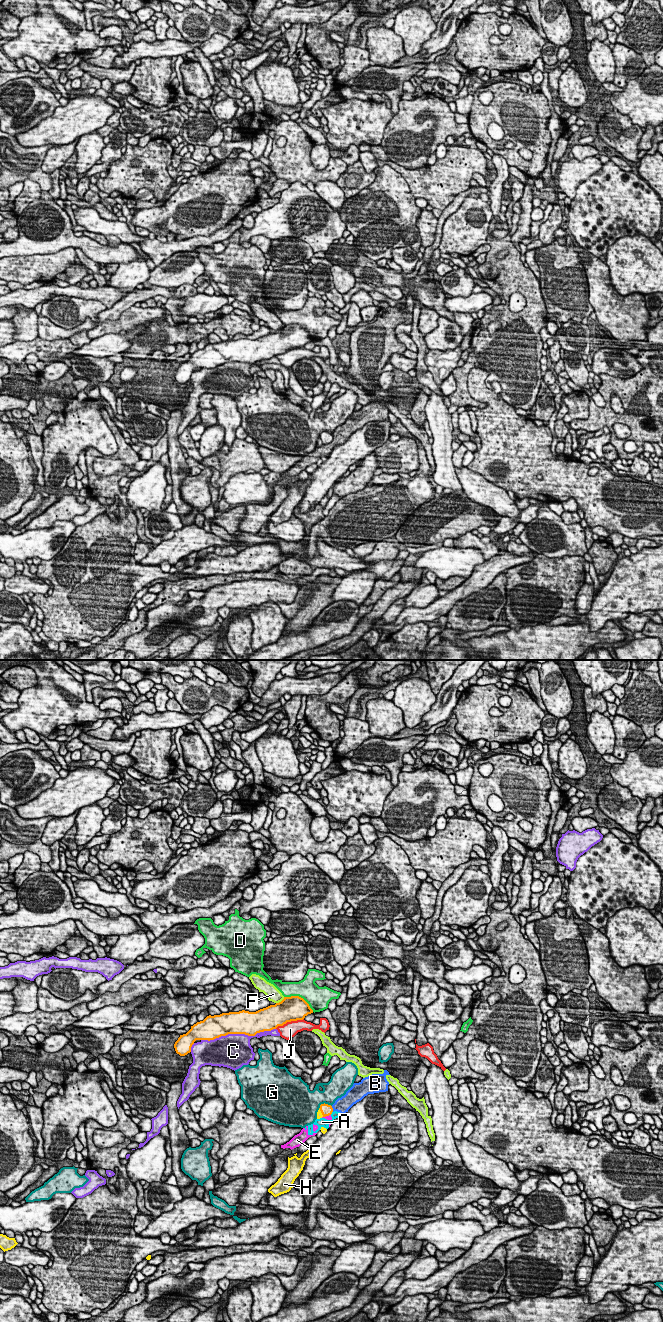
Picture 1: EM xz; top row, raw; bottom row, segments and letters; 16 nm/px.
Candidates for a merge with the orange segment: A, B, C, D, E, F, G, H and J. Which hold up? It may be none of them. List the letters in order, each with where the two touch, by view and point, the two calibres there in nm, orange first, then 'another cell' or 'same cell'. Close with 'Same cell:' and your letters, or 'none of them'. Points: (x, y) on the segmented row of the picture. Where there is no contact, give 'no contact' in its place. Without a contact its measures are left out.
A: xz (331, 1113) | 190/160 nm | another cell
B: xz (332, 1109) | 190/240 nm | another cell
C: xz (238, 1033) | 380/480 nm | another cell
D: xz (300, 997) | 400/340 nm | another cell
E: xz (326, 1115) | 190/70 nm | another cell
F: xz (281, 1001) | 400/220 nm | another cell
G: xz (324, 1103) | 190/360 nm | another cell
H: xz (321, 1112) | 190/100 nm | another cell
J: xz (289, 1021) | 400/240 nm | another cell
Same cell: none of them

